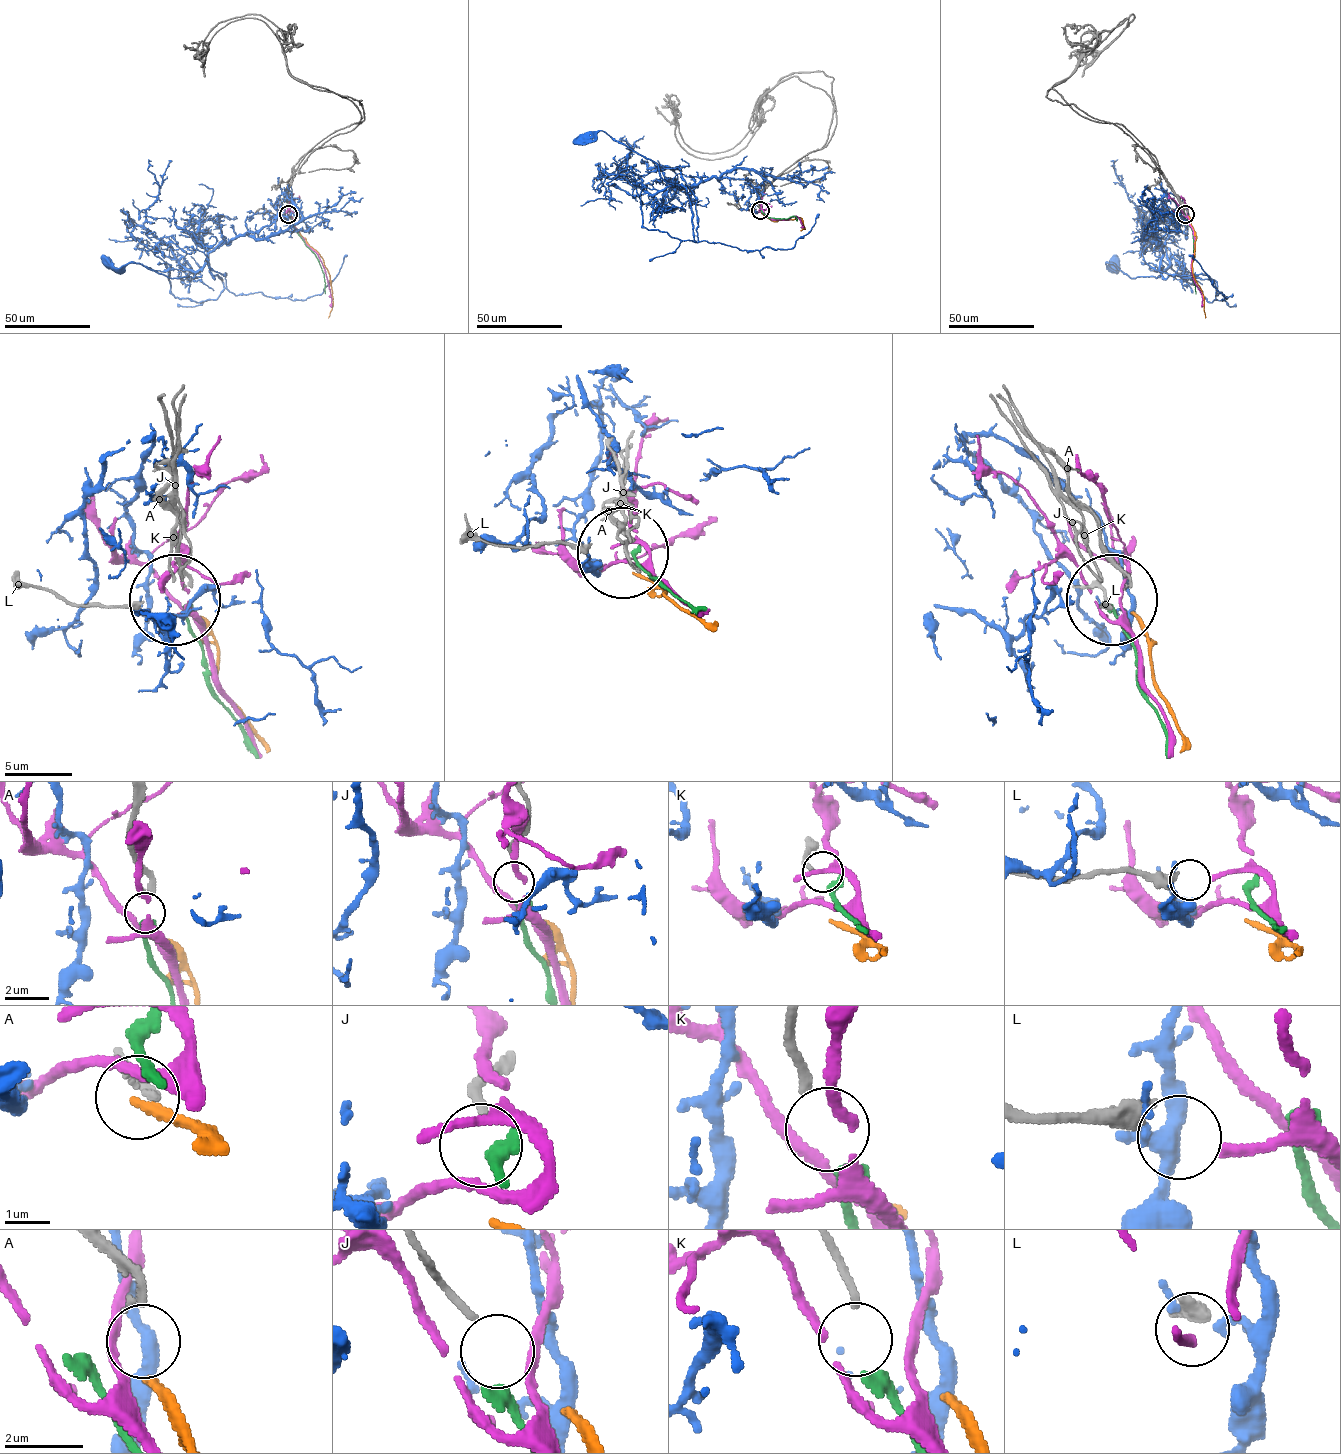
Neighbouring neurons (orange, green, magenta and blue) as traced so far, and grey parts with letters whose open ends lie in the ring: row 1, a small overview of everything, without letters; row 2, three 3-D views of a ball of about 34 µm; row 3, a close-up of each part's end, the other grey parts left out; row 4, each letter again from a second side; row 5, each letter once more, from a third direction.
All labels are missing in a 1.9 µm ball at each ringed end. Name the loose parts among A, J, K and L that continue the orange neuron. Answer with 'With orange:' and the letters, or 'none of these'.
With orange: A

